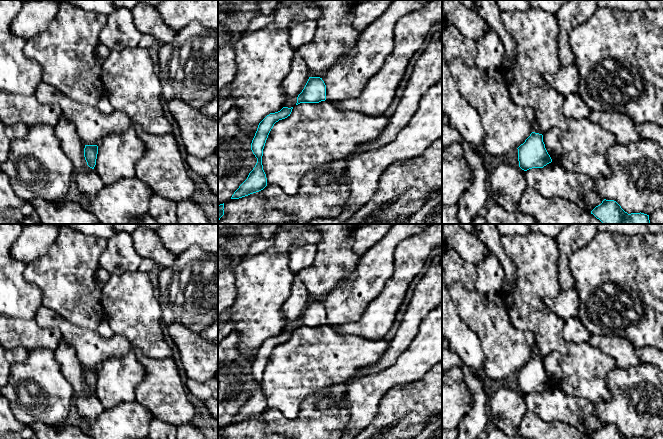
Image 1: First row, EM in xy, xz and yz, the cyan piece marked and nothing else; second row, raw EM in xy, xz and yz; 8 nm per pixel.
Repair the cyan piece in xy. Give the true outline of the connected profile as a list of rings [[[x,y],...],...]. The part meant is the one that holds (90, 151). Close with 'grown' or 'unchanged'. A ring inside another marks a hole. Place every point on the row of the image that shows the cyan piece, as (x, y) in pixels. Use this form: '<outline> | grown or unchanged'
[[[85,145],[84,157],[87,162],[87,165],[92,169],[94,169],[96,165],[97,154],[98,154],[97,145]]] | unchanged

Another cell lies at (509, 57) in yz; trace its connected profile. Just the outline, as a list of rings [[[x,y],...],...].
[[[474,0],[475,11],[478,15],[498,33],[504,45],[504,54],[501,62],[501,72],[510,71],[516,62],[516,43],[510,34],[504,29],[501,22],[501,12],[497,6],[496,0]]]

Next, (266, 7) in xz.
[[[260,0],[259,10],[263,15],[273,14],[276,8],[279,6],[280,0]]]

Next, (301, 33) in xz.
[[[315,20],[294,21],[289,28],[289,44],[297,50],[303,45],[311,43],[314,39],[318,23]]]

